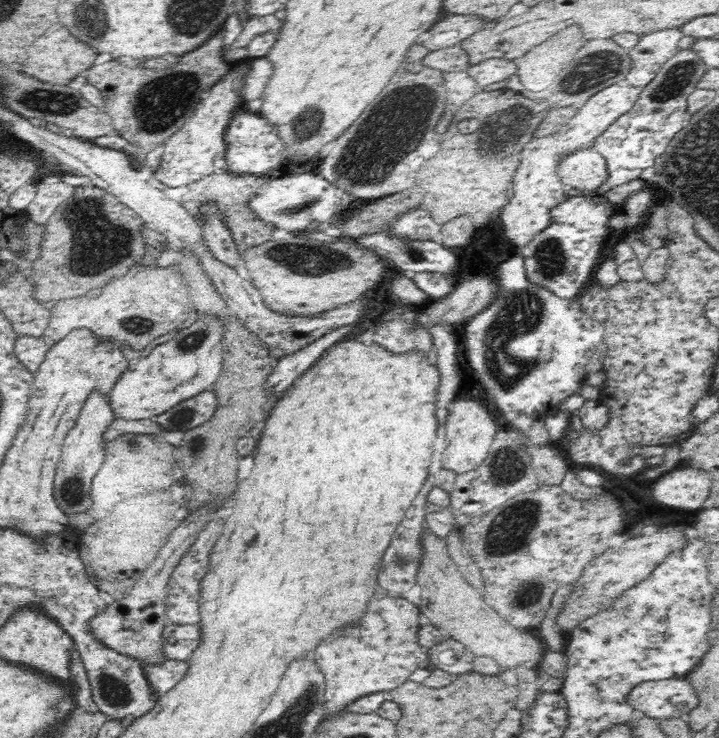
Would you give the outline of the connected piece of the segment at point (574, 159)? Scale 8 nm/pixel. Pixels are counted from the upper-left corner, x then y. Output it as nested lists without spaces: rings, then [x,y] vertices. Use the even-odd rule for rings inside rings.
[[[594,146],[566,154],[558,162],[558,176],[566,188],[581,190],[583,196],[604,197],[598,188],[606,182],[608,169],[605,158]]]

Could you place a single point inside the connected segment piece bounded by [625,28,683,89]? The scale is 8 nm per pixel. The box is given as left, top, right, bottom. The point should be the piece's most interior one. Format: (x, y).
(652, 50)

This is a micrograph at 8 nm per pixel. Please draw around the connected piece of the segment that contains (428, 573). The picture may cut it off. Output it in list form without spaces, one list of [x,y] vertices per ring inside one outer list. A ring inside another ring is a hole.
[[[426,528],[420,534],[420,545],[423,546],[423,560],[416,581],[422,587],[421,603],[418,605],[418,608],[422,606],[422,624],[443,629],[475,656],[487,656],[504,670],[514,671],[516,666],[522,664],[528,668],[538,668],[545,654],[540,640],[528,630],[511,626],[484,602],[482,593],[468,584],[458,566],[450,559],[444,538]]]

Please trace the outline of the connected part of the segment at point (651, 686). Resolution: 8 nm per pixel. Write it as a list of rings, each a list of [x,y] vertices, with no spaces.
[[[685,678],[642,682],[628,700],[634,709],[657,720],[685,718],[699,704],[696,689]]]

